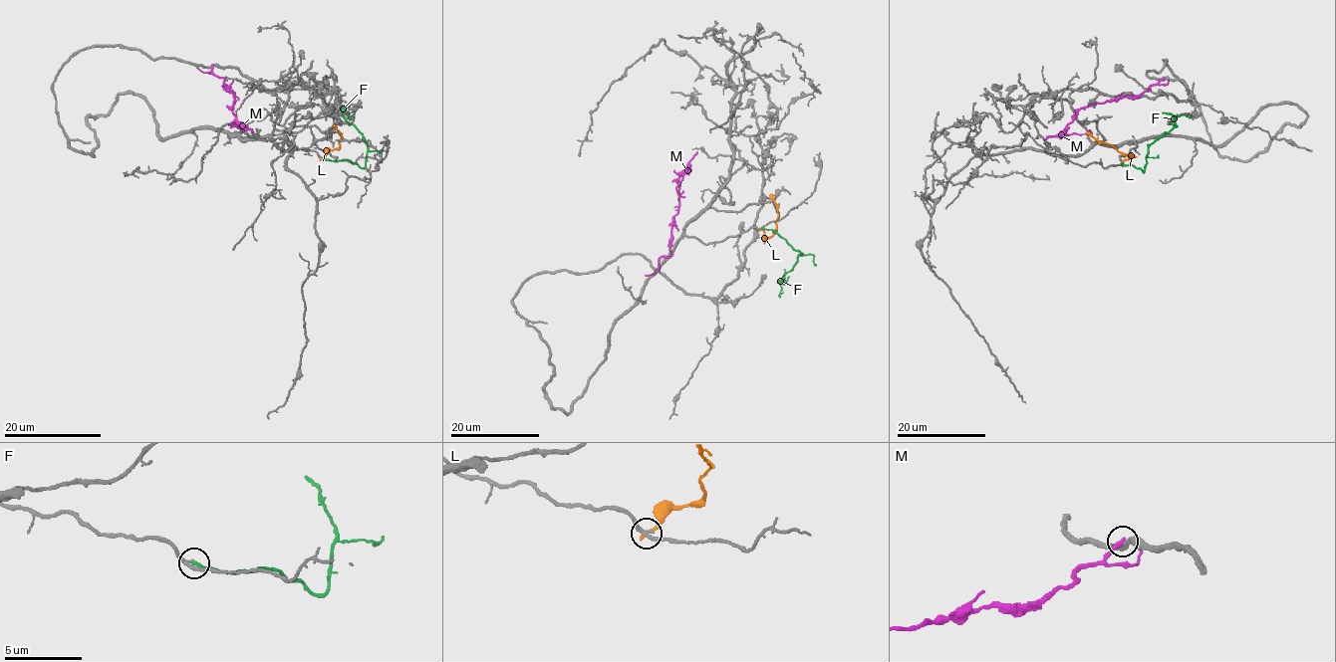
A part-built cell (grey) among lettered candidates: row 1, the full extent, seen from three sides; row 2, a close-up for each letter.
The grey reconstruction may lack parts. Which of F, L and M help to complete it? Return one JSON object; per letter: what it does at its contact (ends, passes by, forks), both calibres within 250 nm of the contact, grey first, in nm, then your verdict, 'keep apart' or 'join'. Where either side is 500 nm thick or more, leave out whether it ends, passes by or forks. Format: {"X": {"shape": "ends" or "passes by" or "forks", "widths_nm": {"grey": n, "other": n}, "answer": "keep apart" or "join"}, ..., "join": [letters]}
{"F": {"shape": "ends", "widths_nm": {"grey": 190, "other": 190}, "answer": "join"}, "L": {"shape": "ends", "widths_nm": {"grey": 240, "other": 240}, "answer": "keep apart"}, "M": {"shape": "ends", "widths_nm": {"grey": 320, "other": 280}, "answer": "keep apart"}, "join": ["F"]}

